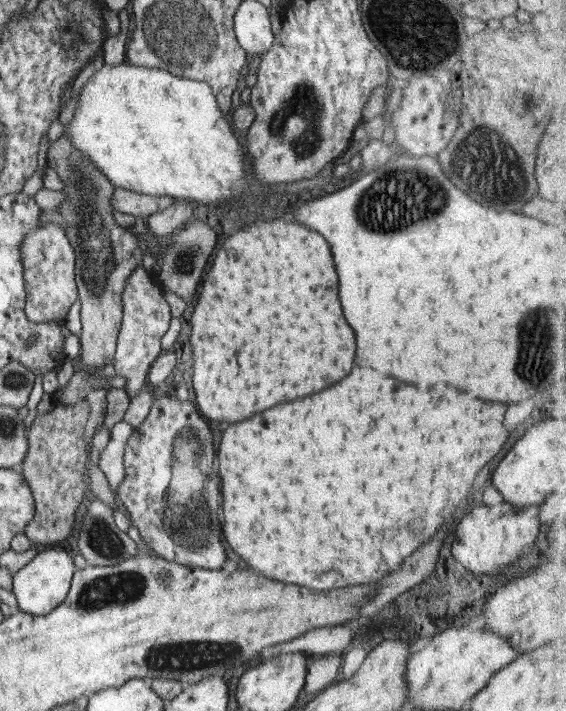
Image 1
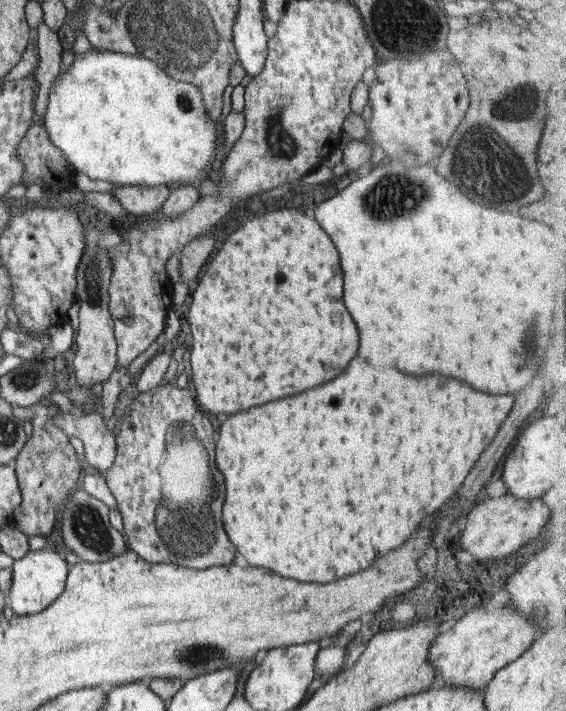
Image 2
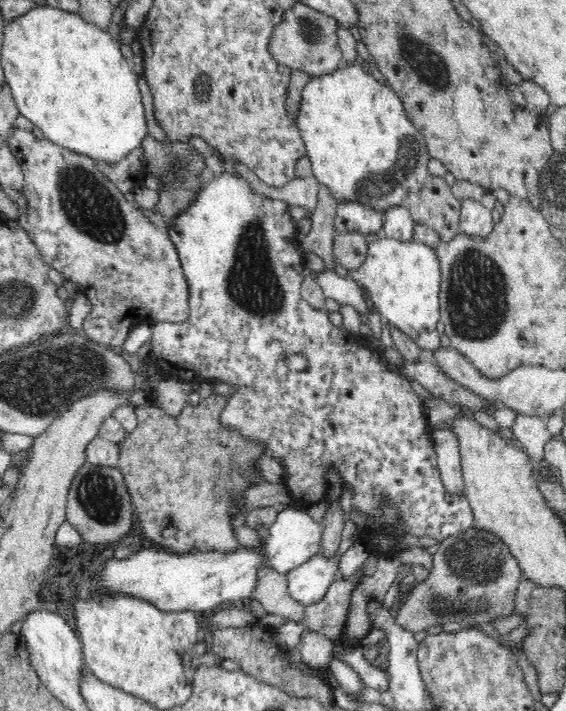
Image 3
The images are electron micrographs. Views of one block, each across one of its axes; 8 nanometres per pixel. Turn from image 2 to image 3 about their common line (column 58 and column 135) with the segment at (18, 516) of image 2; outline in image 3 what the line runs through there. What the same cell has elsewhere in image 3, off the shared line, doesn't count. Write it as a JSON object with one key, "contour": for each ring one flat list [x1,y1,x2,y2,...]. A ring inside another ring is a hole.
{"contour":[[205,393,200,404,189,405,174,417,167,417,164,411,153,404,148,407,138,406,135,408,137,428,128,433,119,444,116,467,124,475,124,483,128,487,135,516,139,518,143,533,170,552,186,554,194,546,200,552,228,552,239,548,230,518,243,508,243,502,235,502,235,499,238,501,248,486,262,481,262,477,255,476,253,464,256,458,264,456,264,447,257,442,249,442,239,432,231,432,220,425,220,413,225,410,228,400,229,396]]}

